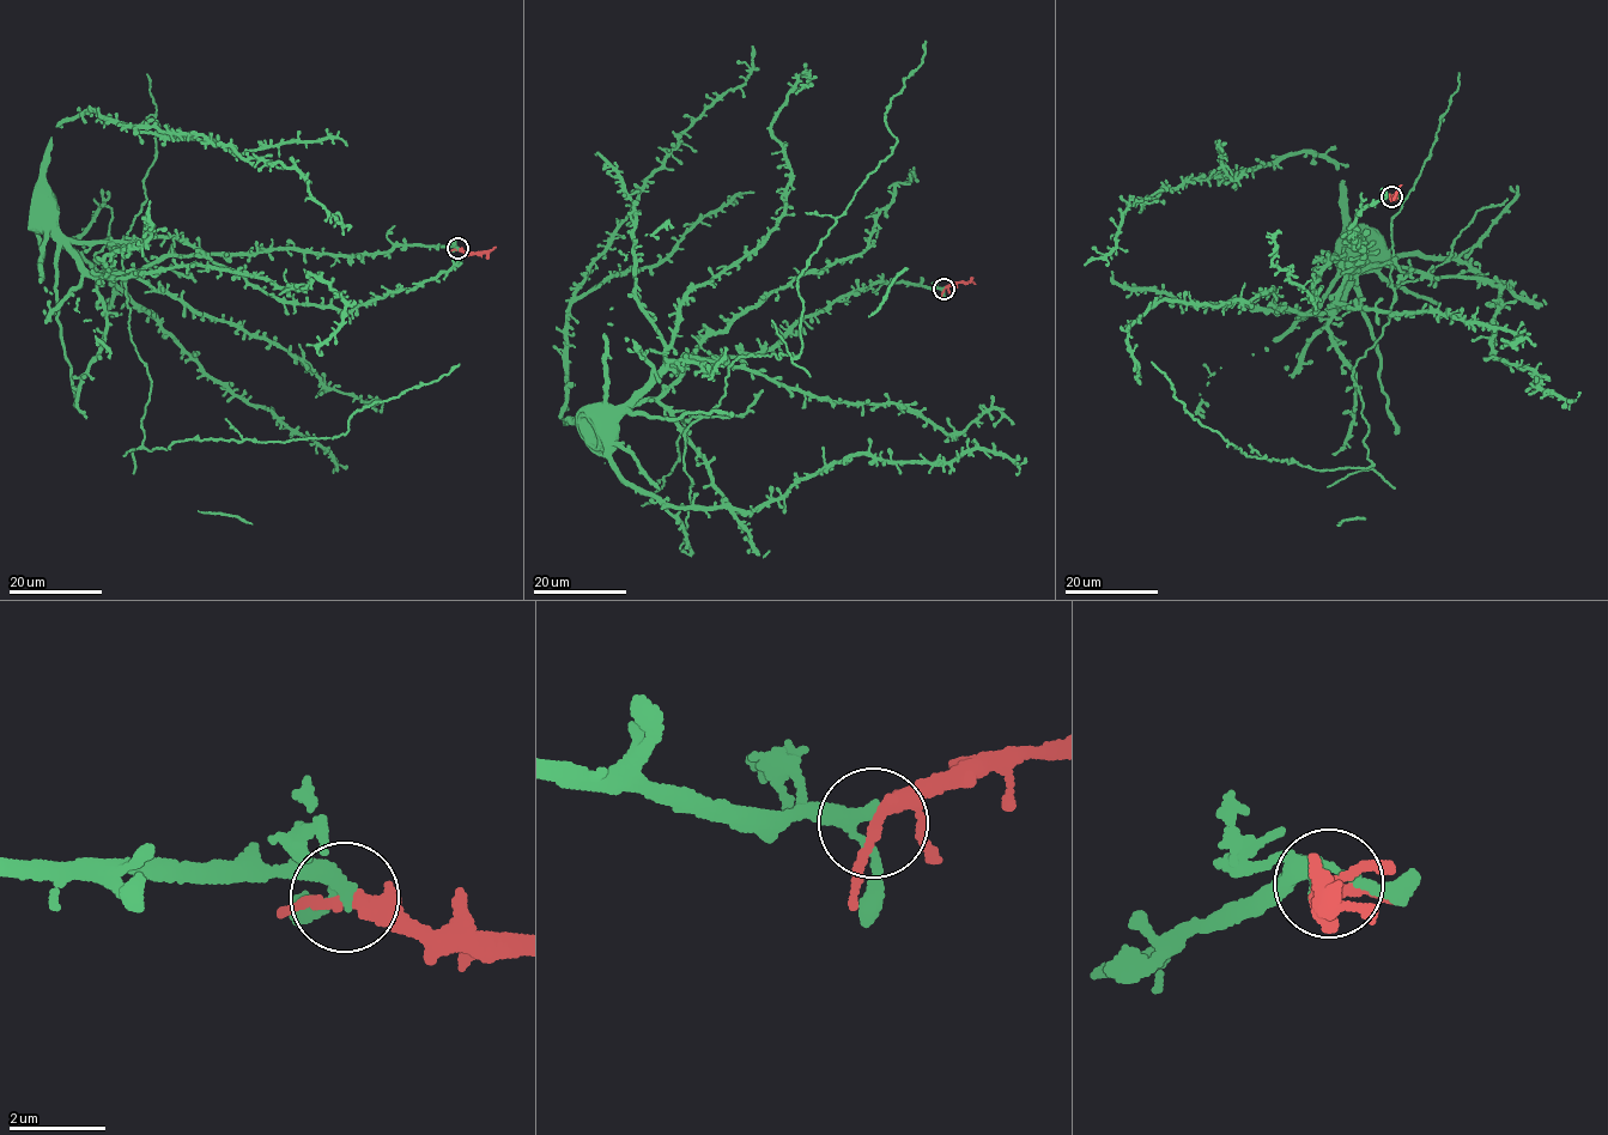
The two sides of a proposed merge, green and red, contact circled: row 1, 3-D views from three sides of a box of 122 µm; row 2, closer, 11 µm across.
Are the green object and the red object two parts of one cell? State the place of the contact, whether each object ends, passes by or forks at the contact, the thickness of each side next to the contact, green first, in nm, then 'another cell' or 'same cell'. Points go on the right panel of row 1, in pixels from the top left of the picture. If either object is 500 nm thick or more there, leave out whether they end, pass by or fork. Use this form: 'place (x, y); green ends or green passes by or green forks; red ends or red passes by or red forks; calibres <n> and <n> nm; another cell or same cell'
place (1391, 196); green passes by; red forks; calibres 280 and 240 nm; same cell

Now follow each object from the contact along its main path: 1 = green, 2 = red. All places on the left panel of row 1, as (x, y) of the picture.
1: (457, 249), (169, 255), (95, 274), (68, 242), (127, 244), (150, 450), (338, 437), (358, 410), (459, 364)
2: (457, 249), (484, 254), (496, 247)

